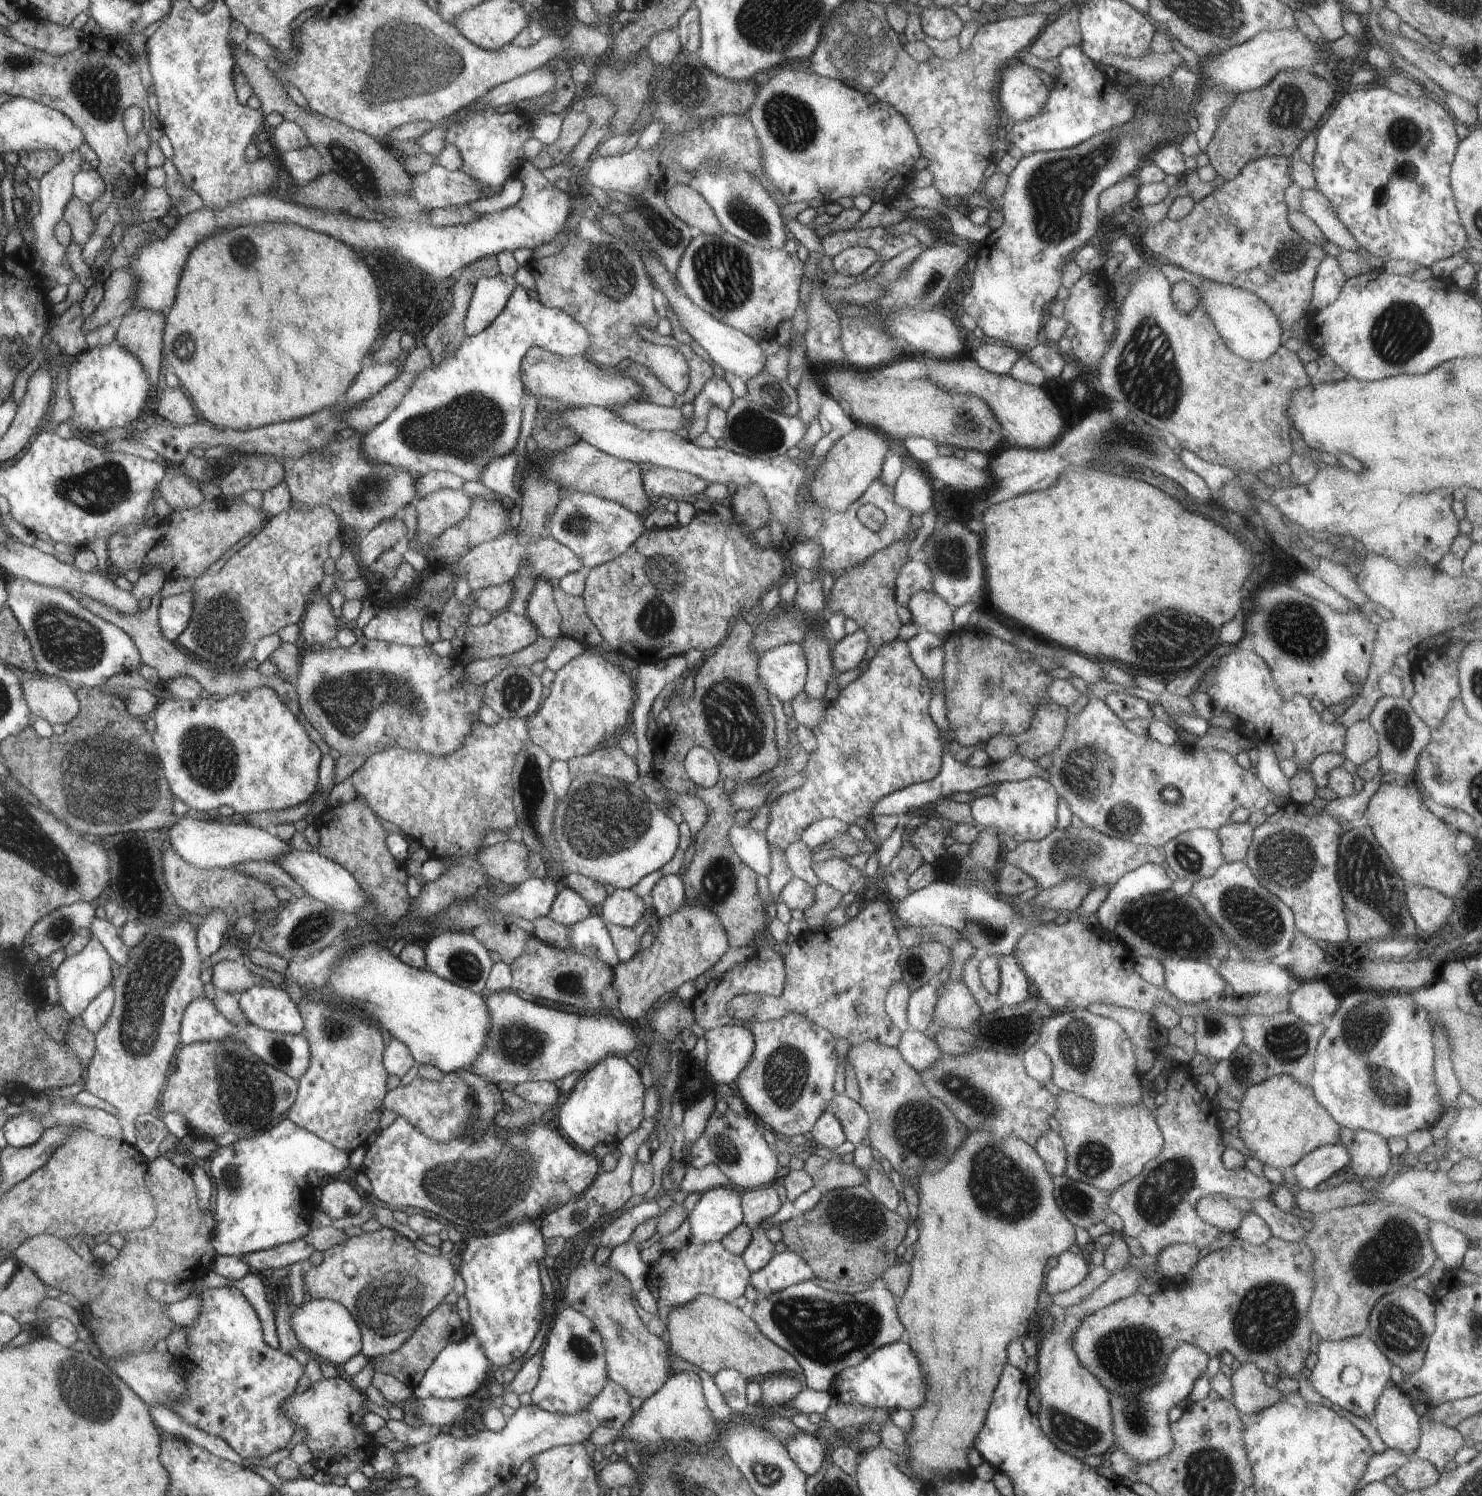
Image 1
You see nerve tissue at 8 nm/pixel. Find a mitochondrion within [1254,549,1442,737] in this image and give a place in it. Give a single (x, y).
(1298, 629)

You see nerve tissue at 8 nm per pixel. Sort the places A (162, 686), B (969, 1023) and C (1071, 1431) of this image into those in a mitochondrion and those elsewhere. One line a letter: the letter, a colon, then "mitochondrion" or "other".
A: other
B: other
C: mitochondrion

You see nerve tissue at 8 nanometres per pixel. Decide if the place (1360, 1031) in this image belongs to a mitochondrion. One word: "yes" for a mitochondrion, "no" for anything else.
yes

